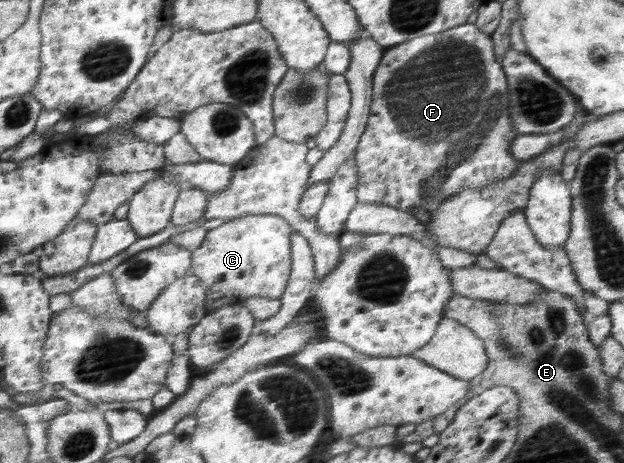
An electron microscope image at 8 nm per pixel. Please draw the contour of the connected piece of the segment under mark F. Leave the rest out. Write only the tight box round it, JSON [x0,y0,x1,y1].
[353,22,522,213]

